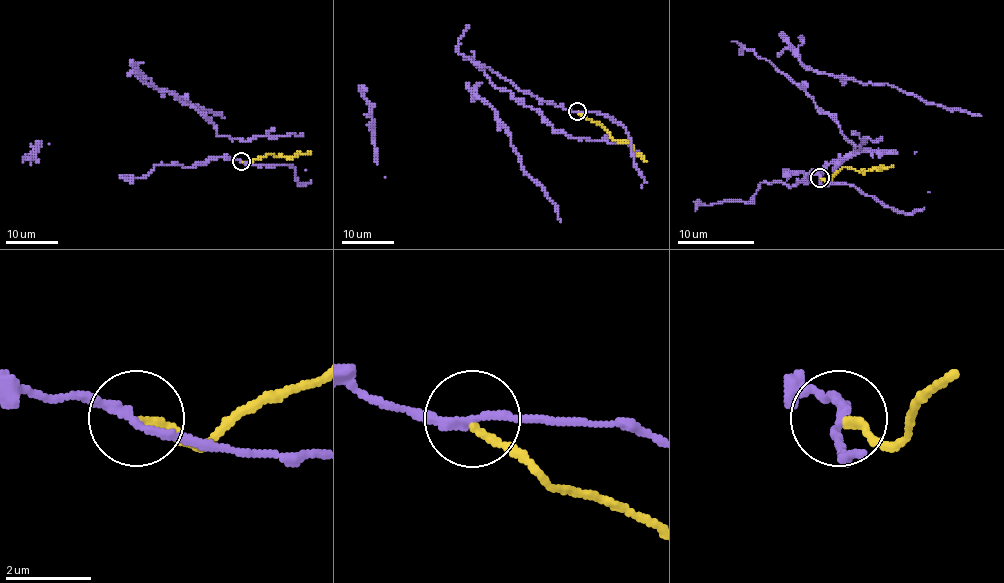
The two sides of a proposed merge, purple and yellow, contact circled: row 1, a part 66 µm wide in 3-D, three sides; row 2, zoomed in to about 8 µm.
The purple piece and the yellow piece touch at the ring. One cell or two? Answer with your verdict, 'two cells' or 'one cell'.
two cells

